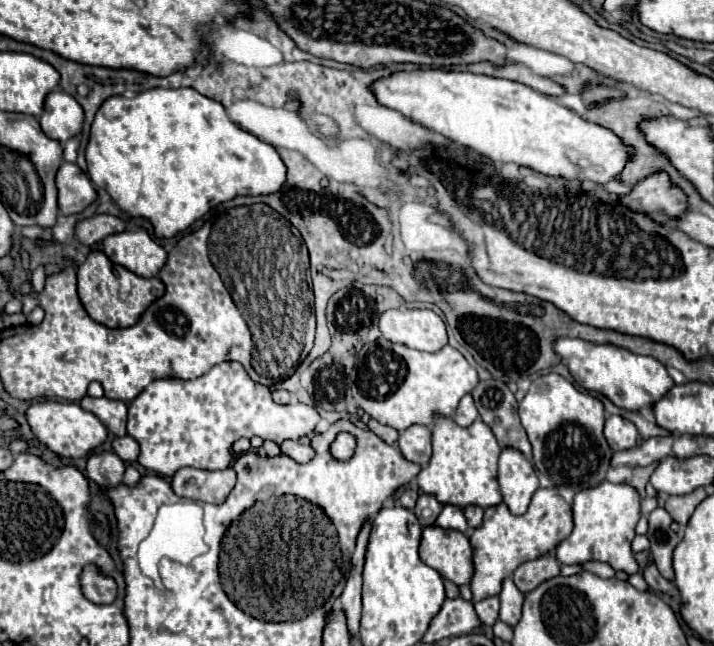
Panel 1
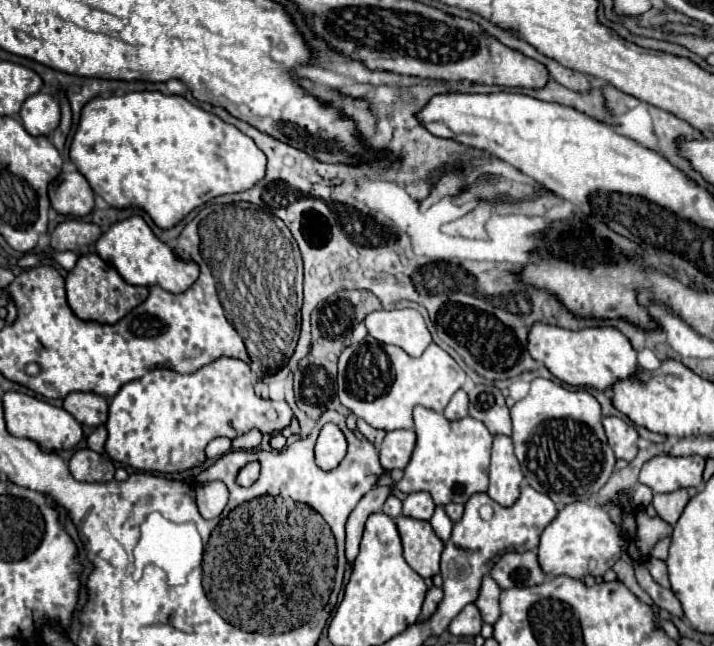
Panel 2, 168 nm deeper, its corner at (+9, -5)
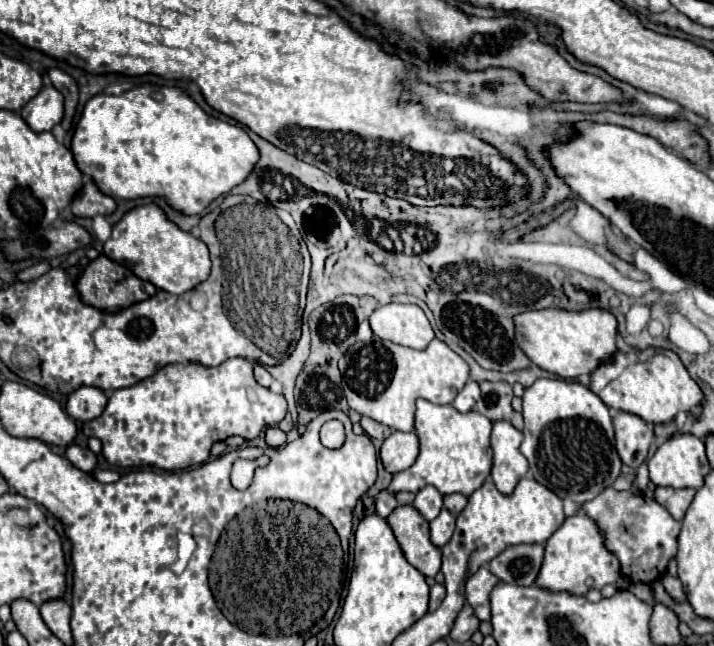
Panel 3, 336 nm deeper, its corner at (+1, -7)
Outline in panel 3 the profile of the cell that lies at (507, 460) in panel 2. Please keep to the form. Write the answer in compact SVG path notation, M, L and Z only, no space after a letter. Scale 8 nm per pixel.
M496 422L492 436L492 450L494 450L494 464L492 464L492 482L496 488L510 496L520 482L528 474L528 460L520 452L522 432L518 432L510 422Z

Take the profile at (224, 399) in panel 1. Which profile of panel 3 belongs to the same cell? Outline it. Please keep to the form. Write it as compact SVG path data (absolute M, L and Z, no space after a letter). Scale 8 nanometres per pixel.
M230 358L214 368L204 368L198 364L168 364L154 376L144 378L134 386L114 390L102 416L84 424L84 434L92 434L102 442L102 454L114 466L156 466L160 470L184 470L204 464L210 458L212 444L230 436L254 440L264 428L276 426L286 416L286 412L286 398L260 386L252 376L252 362L246 358Z

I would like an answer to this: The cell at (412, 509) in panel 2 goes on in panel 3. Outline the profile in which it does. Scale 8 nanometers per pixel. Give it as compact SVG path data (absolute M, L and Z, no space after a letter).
M426 486L422 488L418 494L416 494L416 500L414 500L414 508L430 522L434 520L440 510L442 510L442 494L434 488L434 486Z

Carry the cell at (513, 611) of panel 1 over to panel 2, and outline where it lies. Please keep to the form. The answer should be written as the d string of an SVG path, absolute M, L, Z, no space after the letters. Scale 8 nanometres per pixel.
M484 576L482 584L480 584L478 598L476 598L474 604L478 606L480 616L486 624L494 624L496 618L500 616L500 608L498 608L498 602L496 602L498 596L500 596L500 586L496 586L496 582L490 576Z

